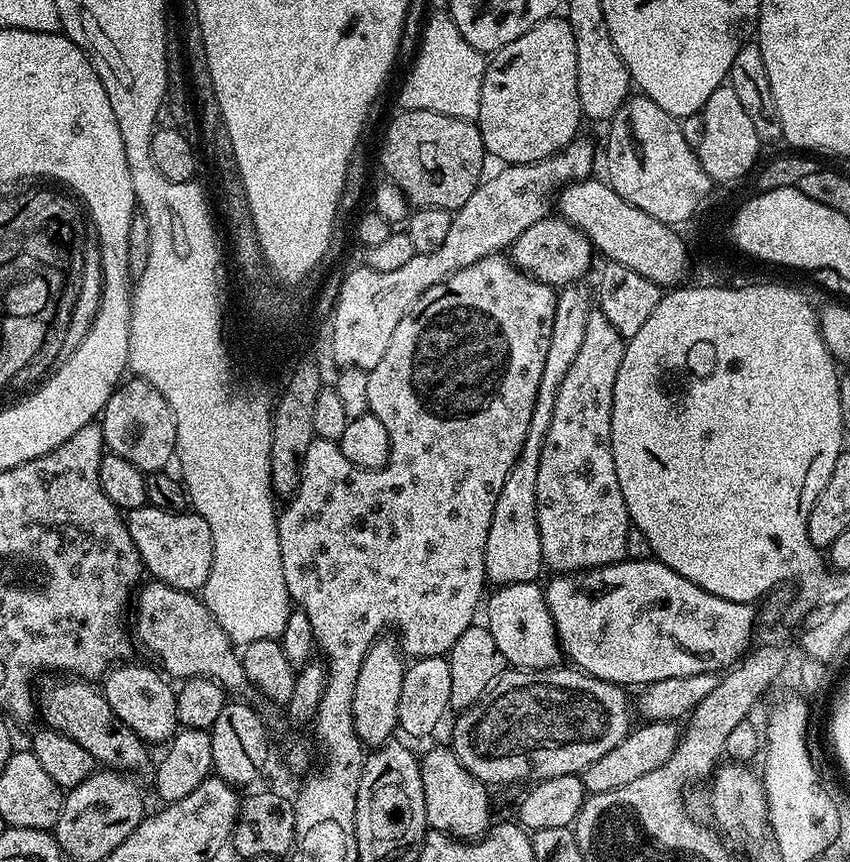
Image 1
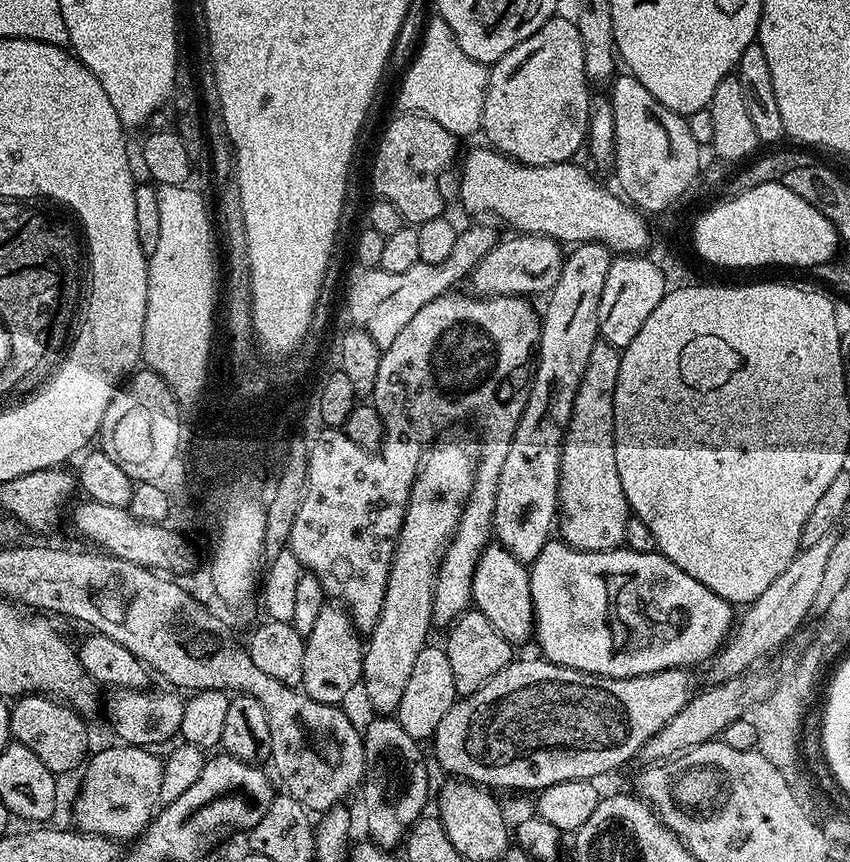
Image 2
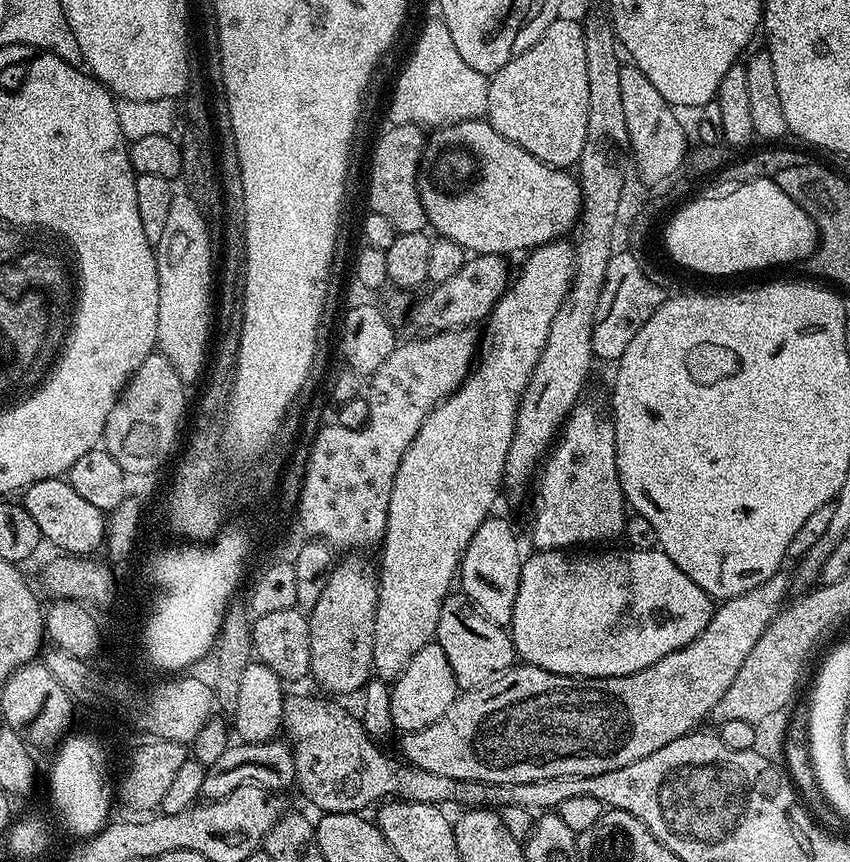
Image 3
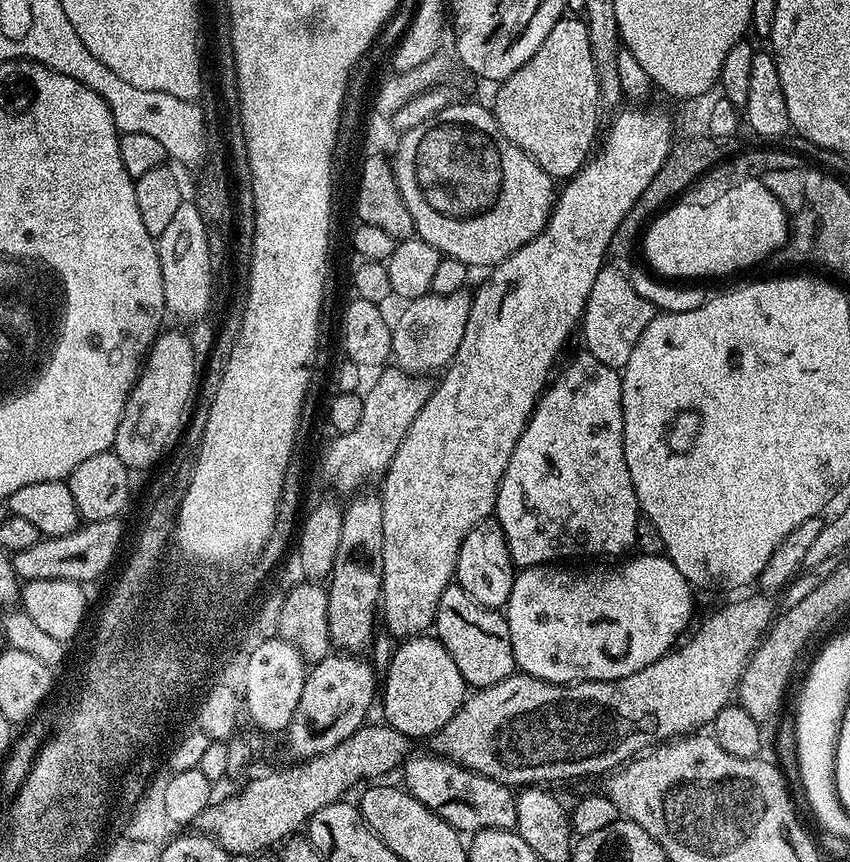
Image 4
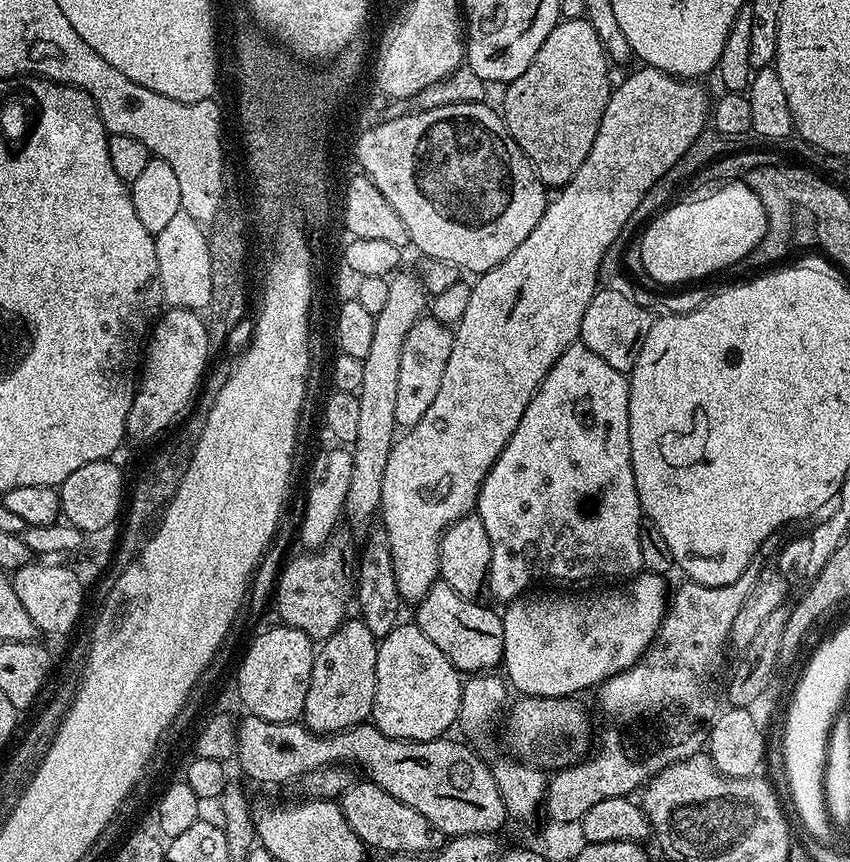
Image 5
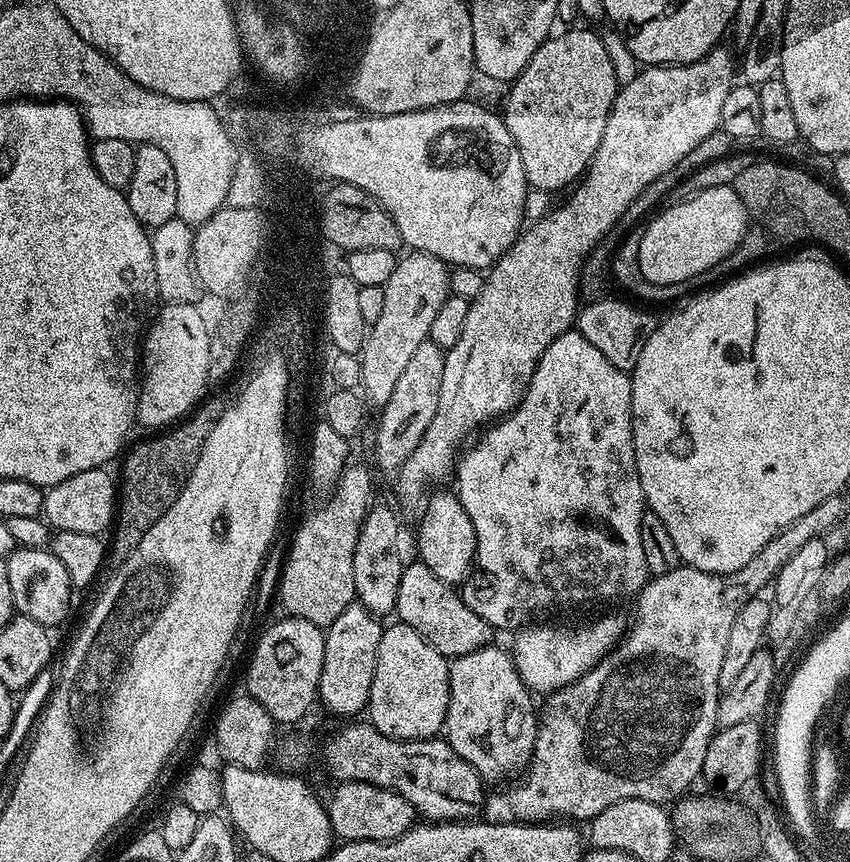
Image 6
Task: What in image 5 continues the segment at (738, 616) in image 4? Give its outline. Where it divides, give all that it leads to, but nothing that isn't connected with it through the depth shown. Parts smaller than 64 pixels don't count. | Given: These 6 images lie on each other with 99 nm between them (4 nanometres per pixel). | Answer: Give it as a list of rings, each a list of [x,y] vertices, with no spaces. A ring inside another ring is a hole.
[[[526,695],[516,699],[511,701],[503,717],[504,740],[513,757],[541,770],[559,770],[579,764],[589,755],[593,747],[592,724],[588,721],[587,710],[579,704],[579,699],[570,696]]]

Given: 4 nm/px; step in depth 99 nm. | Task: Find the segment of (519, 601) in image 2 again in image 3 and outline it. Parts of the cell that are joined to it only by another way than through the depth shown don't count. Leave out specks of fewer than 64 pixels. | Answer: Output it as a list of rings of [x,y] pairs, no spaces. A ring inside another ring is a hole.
[[[497,514],[489,515],[487,520],[474,530],[470,538],[470,546],[464,548],[464,557],[458,569],[458,584],[463,595],[471,600],[473,606],[490,622],[501,626],[511,625],[514,598],[518,598],[518,582],[520,581],[520,544],[516,541],[516,532],[508,520]]]

